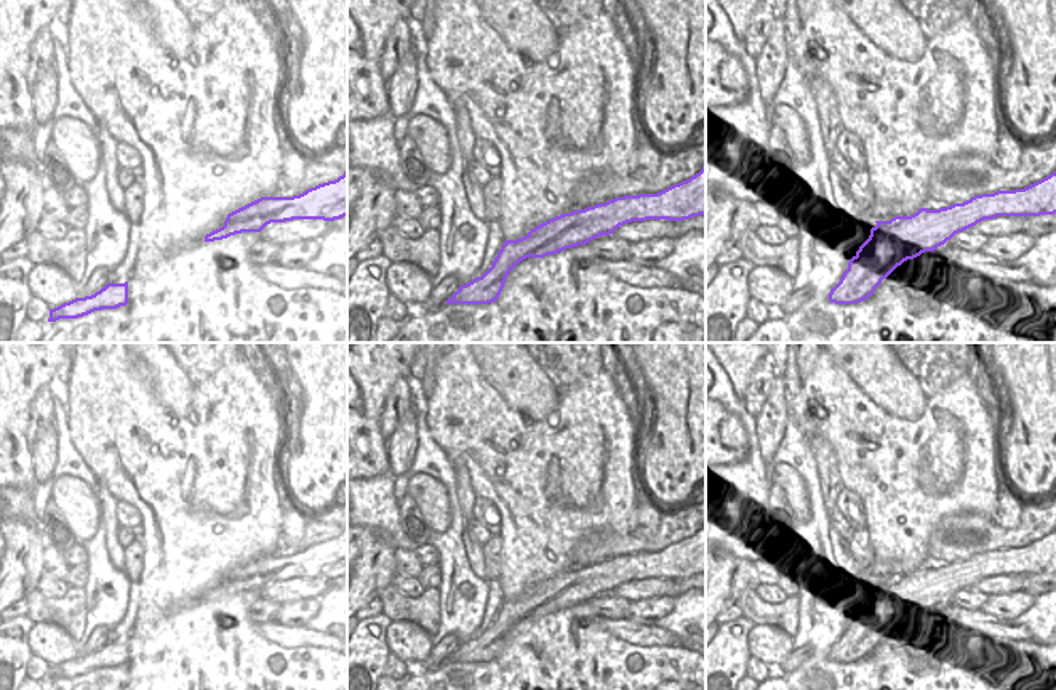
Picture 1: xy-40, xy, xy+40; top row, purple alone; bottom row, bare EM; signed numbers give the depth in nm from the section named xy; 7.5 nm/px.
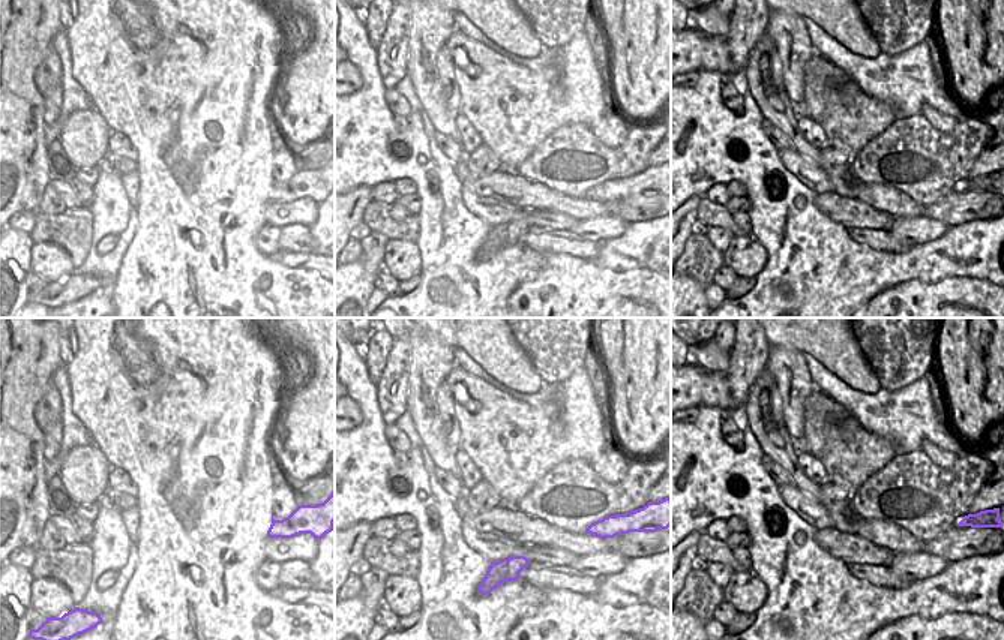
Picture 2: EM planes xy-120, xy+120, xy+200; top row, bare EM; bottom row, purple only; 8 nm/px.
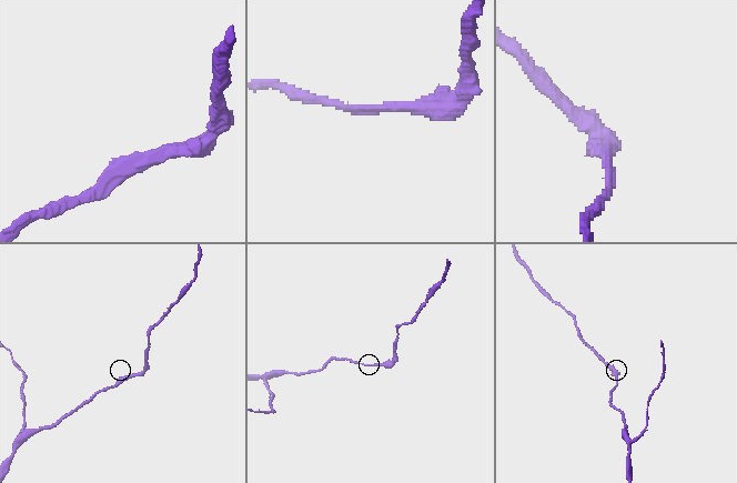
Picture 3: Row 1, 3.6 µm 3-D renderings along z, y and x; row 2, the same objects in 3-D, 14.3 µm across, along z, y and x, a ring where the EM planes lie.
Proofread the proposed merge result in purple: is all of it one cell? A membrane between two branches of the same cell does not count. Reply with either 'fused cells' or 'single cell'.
single cell

